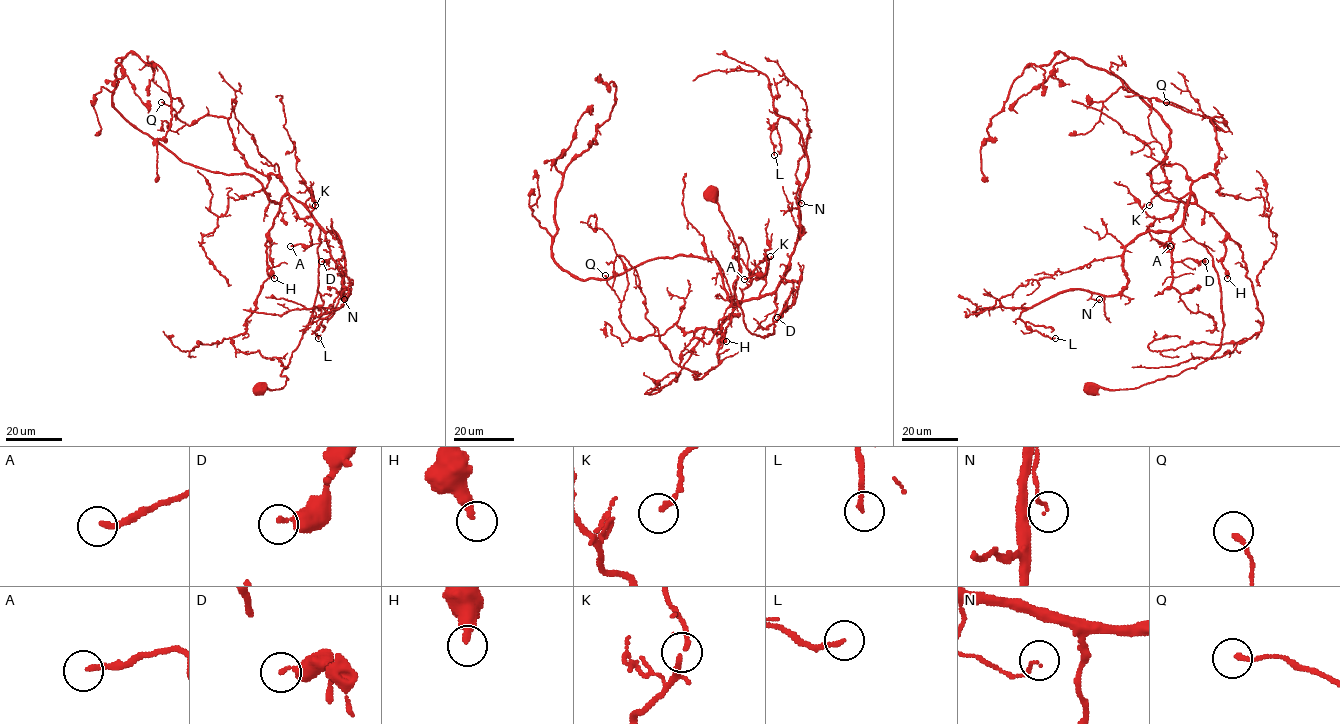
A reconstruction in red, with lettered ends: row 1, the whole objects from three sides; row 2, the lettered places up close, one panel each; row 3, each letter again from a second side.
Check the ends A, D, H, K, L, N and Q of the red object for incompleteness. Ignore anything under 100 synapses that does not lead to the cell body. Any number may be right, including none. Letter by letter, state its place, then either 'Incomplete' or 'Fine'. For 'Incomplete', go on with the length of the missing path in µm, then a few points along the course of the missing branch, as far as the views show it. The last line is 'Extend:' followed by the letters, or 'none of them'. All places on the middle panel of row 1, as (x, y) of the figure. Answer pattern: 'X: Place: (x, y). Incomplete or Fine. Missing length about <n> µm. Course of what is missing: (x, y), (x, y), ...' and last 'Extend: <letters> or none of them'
A: Place: (744, 279). Fine
D: Place: (777, 317). Fine
H: Place: (726, 341). Incomplete. Missing length about 45 µm. Course of what is missing: (726, 341), (722, 336), (736, 316), (730, 312), (683, 332)
K: Place: (770, 256). Fine
L: Place: (774, 155). Fine
N: Place: (801, 203). Fine
Q: Place: (605, 275). Fine
Extend: H

